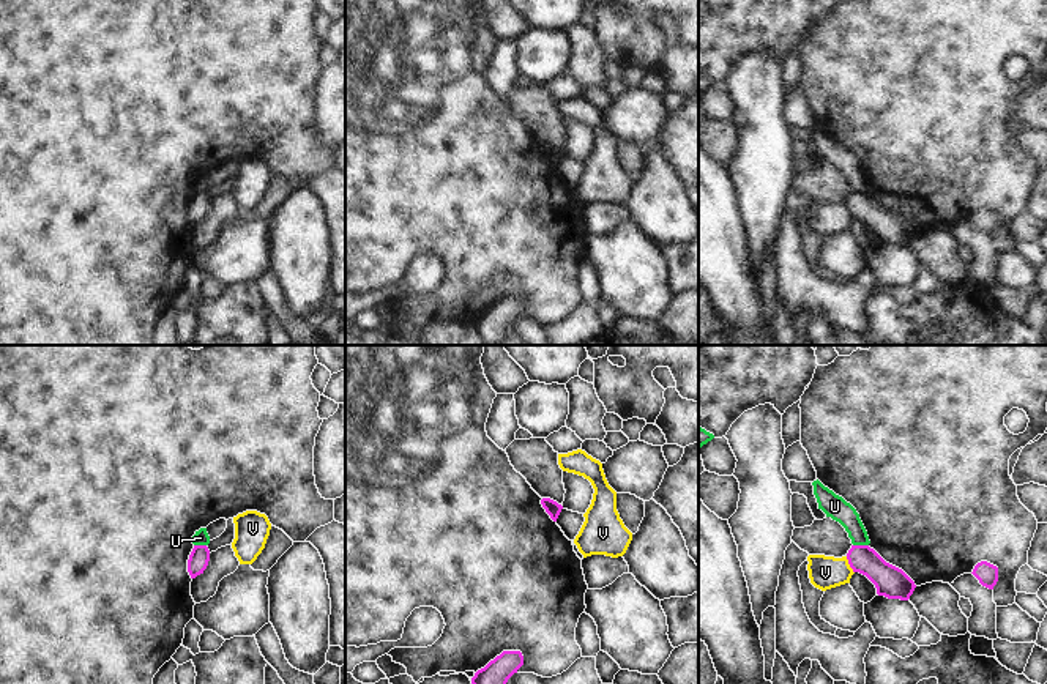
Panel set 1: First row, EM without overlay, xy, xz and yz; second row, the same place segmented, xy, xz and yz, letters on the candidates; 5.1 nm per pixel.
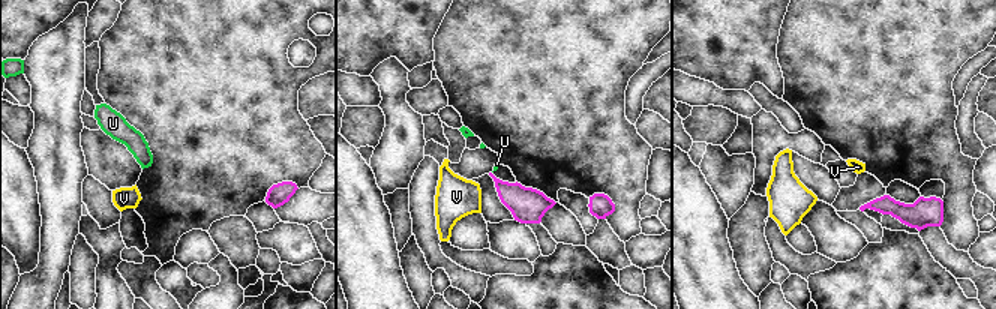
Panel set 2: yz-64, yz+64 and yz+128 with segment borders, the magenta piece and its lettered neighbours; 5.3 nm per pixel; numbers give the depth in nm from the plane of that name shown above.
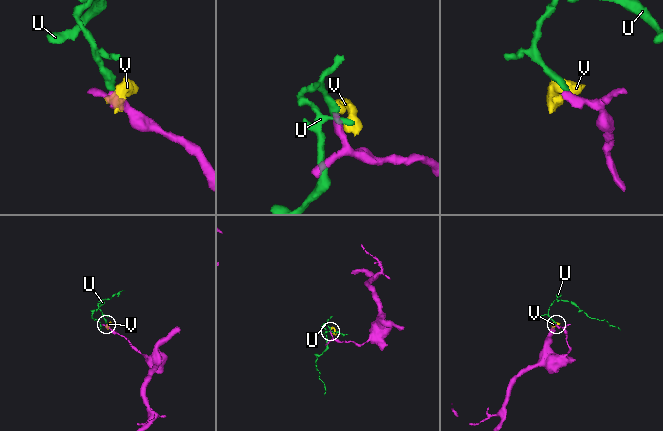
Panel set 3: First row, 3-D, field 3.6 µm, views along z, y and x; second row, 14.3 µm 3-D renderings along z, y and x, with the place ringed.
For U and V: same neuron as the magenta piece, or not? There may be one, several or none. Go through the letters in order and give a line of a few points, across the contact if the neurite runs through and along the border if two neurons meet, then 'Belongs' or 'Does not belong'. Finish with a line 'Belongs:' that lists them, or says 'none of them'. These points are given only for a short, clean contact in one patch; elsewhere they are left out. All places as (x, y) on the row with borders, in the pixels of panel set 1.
U: Does not belong
V: Line: yz (845, 557), (853, 572). Does not belong
Belongs: none of them.

